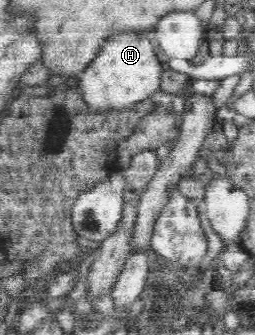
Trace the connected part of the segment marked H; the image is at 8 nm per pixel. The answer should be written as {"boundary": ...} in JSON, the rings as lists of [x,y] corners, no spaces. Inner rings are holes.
{"boundary":[[[121,34],[104,43],[98,55],[73,82],[81,91],[85,105],[99,114],[121,112],[147,100],[161,87],[162,68],[155,54],[155,44],[145,35]]]}

